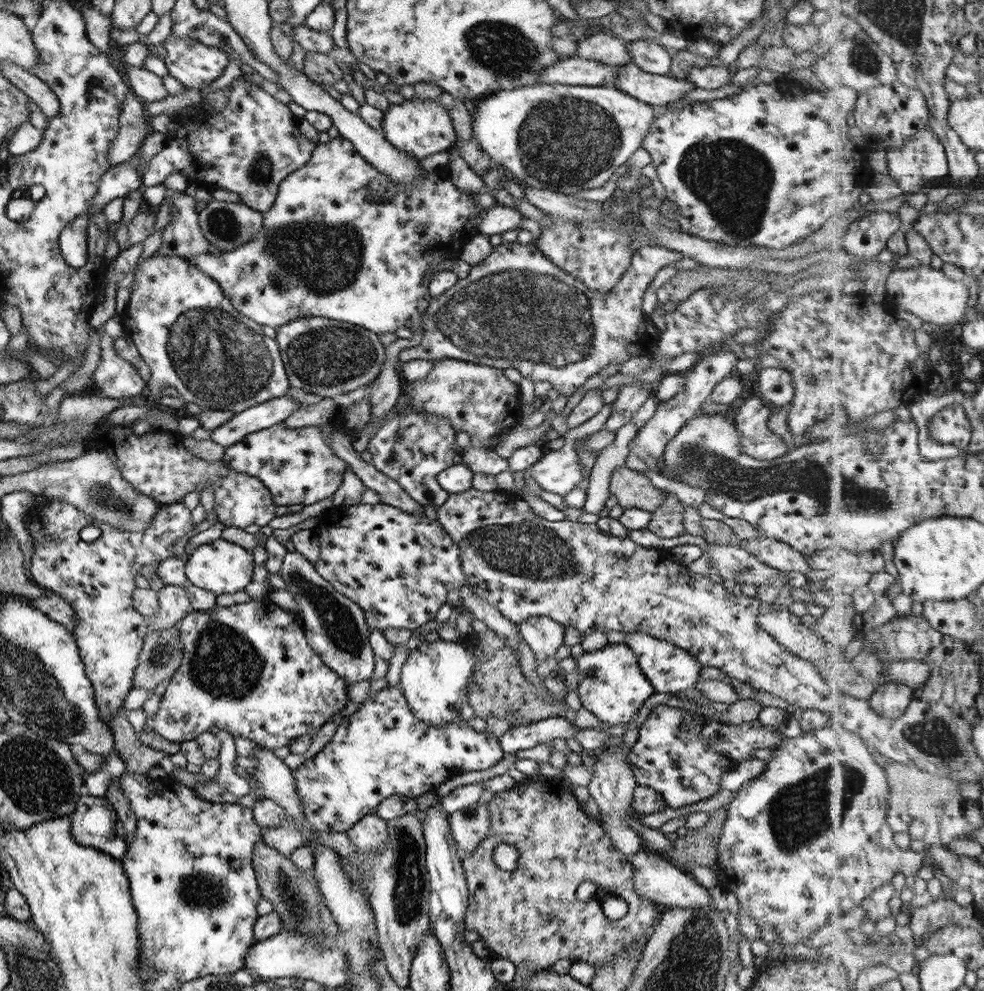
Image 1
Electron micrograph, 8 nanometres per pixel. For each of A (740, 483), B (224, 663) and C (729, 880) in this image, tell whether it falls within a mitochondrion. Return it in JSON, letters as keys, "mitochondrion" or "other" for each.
{"A":"mitochondrion","B":"mitochondrion","C":"other"}

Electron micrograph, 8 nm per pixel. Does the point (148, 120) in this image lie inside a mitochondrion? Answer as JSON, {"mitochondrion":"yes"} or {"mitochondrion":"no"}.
{"mitochondrion":"no"}

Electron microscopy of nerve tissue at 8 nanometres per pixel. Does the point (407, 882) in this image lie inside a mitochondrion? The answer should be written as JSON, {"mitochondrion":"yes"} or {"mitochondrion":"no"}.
{"mitochondrion":"yes"}

